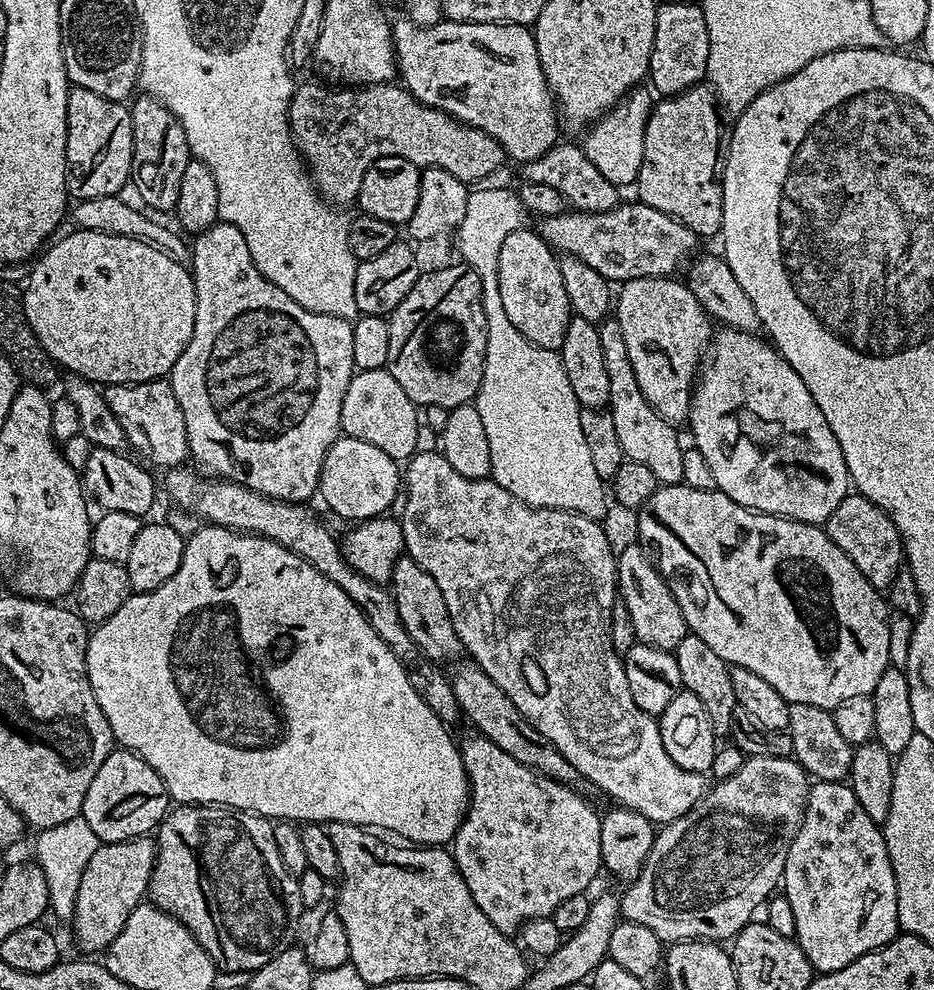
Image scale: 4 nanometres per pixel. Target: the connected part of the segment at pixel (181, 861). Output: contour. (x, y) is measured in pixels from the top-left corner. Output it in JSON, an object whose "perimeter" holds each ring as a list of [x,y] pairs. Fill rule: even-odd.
{"perimeter":[[[185,804],[176,806],[169,811],[168,815],[160,822],[158,829],[158,847],[156,850],[156,861],[154,862],[154,870],[152,871],[152,880],[148,883],[148,896],[151,903],[162,909],[166,914],[170,914],[178,922],[182,922],[186,926],[186,930],[190,930],[190,934],[194,934],[194,938],[202,946],[202,950],[206,950],[206,954],[210,954],[210,958],[216,964],[217,969],[221,973],[224,972],[244,972],[243,974],[251,974],[257,972],[262,966],[266,966],[266,962],[270,962],[274,958],[278,958],[278,954],[282,954],[282,950],[293,947],[296,936],[296,927],[300,924],[300,915],[306,912],[302,898],[300,897],[300,881],[288,873],[286,866],[282,866],[282,858],[278,855],[278,846],[274,842],[274,827],[265,817],[256,815],[255,812],[238,812],[234,808],[221,808],[214,804]]]}

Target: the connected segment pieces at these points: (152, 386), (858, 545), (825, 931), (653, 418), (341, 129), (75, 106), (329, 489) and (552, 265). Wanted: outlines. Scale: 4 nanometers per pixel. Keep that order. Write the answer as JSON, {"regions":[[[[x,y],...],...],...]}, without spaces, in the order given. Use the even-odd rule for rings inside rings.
{"regions":[[[[167,379],[110,384],[103,393],[110,410],[114,410],[114,418],[122,422],[125,441],[133,444],[149,465],[157,464],[160,470],[167,470],[181,467],[189,459],[186,418],[182,418],[182,406],[178,406],[178,398],[174,398],[174,390]]],[[[849,494],[838,502],[838,507],[830,518],[822,525],[824,532],[832,539],[834,546],[858,566],[862,578],[873,584],[878,590],[885,590],[896,580],[896,575],[902,572],[905,563],[904,544],[900,540],[894,522],[874,502],[865,496]]],[[[821,780],[809,787],[808,805],[804,807],[804,817],[800,823],[800,829],[790,842],[786,854],[786,866],[782,877],[782,895],[788,899],[794,910],[794,926],[796,927],[794,939],[817,973],[823,974],[842,970],[842,966],[850,966],[850,962],[862,958],[862,954],[870,954],[875,948],[881,948],[883,944],[888,944],[891,940],[896,939],[900,928],[898,922],[898,886],[894,878],[894,866],[890,866],[890,854],[886,850],[884,833],[881,825],[875,824],[870,818],[870,814],[866,814],[866,810],[862,810],[862,806],[858,806],[858,798],[854,798],[854,790],[847,783]]],[[[605,318],[598,325],[600,337],[602,338],[602,359],[606,362],[606,374],[610,378],[610,398],[608,399],[607,411],[612,412],[612,432],[616,435],[616,440],[620,443],[623,455],[634,462],[642,462],[642,466],[647,466],[654,473],[657,485],[678,484],[682,481],[682,454],[685,445],[680,444],[676,437],[673,421],[662,418],[650,402],[646,402],[646,394],[638,386],[638,378],[634,378],[634,366],[630,366],[630,354],[626,354],[626,342],[622,335],[622,326],[614,318]]],[[[399,83],[324,87],[328,88],[304,84],[293,91],[288,107],[288,125],[292,127],[292,138],[300,149],[305,165],[311,166],[310,175],[317,192],[333,205],[348,206],[344,204],[350,203],[351,200],[353,203],[359,197],[366,170],[370,170],[370,166],[374,166],[374,162],[378,162],[380,156],[406,158],[406,162],[414,162],[414,166],[421,170],[441,168],[469,186],[487,181],[484,180],[487,176],[494,175],[506,164],[502,146],[497,140],[490,138],[490,134],[469,124],[463,124],[442,110],[418,102],[418,98],[414,98],[407,88]]],[[[69,87],[68,105],[66,106],[66,162],[68,163],[68,194],[73,201],[90,198],[106,198],[123,193],[124,183],[129,183],[132,171],[132,113],[127,103],[110,98],[102,98],[102,94],[94,94],[94,90]]],[[[346,435],[332,443],[322,462],[318,496],[334,515],[352,520],[348,522],[375,520],[377,516],[385,515],[395,500],[397,503],[401,492],[402,468],[390,454],[378,450],[378,446],[370,446],[370,442]]],[[[519,228],[506,236],[498,252],[498,290],[506,318],[532,345],[559,351],[573,315],[563,285],[559,257],[537,231]]]]}

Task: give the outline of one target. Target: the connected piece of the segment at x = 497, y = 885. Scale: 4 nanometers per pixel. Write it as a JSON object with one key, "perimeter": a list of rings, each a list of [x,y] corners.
{"perimeter":[[[471,734],[463,741],[459,741],[458,747],[460,749],[460,757],[464,763],[464,768],[468,772],[468,812],[464,815],[464,820],[460,824],[460,828],[456,831],[456,836],[452,839],[450,845],[450,851],[452,857],[456,860],[456,865],[458,870],[462,874],[462,878],[466,882],[466,890],[470,890],[470,894],[474,894],[474,902],[478,902],[478,910],[482,910],[482,914],[486,914],[486,918],[490,918],[490,922],[494,922],[494,926],[499,932],[505,934],[512,934],[517,931],[523,925],[526,920],[542,920],[548,917],[551,917],[554,910],[558,910],[558,906],[562,906],[562,902],[566,902],[566,898],[570,898],[574,894],[585,894],[589,891],[588,887],[596,880],[596,875],[601,875],[602,865],[600,863],[600,818],[601,813],[596,812],[596,808],[583,796],[580,792],[575,792],[577,789],[575,787],[569,786],[567,784],[560,784],[557,780],[551,780],[550,777],[544,776],[541,772],[535,772],[530,770],[530,766],[522,766],[522,762],[517,762],[515,758],[510,758],[510,754],[506,754],[506,750],[501,750],[498,746],[494,746],[494,742],[490,742],[486,737],[479,734]]]}

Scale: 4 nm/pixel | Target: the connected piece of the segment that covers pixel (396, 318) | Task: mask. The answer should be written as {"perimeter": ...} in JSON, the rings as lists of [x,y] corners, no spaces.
{"perimeter":[[[463,262],[436,268],[433,272],[421,271],[410,294],[393,310],[388,320],[390,330],[390,354],[386,365],[394,374],[398,386],[406,390],[417,406],[442,406],[457,408],[475,401],[484,377],[486,358],[486,310],[482,306],[482,282],[480,275]]]}

